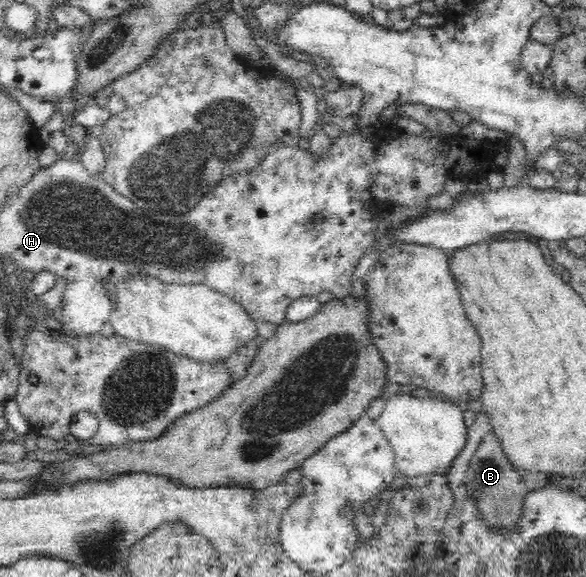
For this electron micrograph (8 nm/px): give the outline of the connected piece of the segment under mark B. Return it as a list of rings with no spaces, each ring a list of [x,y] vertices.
[[[492,431],[485,435],[470,460],[466,479],[463,481],[464,489],[470,489],[473,497],[478,502],[482,519],[488,521],[490,527],[499,527],[504,533],[512,533],[516,527],[516,521],[520,519],[522,511],[522,499],[528,491],[538,487],[544,487],[548,483],[545,473],[534,473],[534,471],[522,471],[514,469],[513,463],[509,461],[503,450],[500,438]]]

